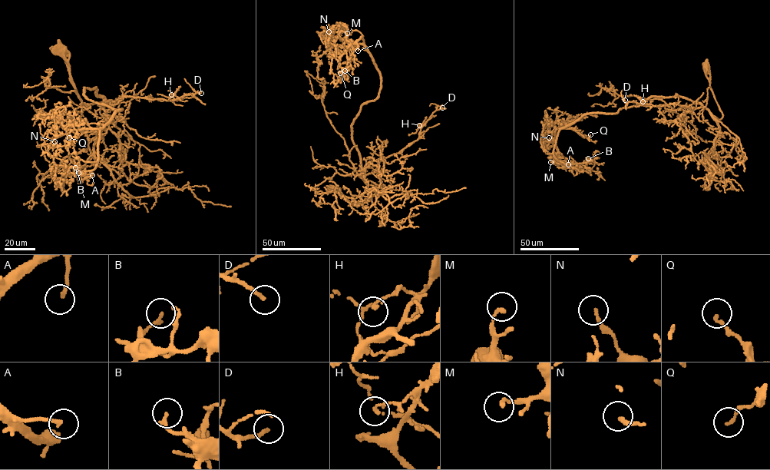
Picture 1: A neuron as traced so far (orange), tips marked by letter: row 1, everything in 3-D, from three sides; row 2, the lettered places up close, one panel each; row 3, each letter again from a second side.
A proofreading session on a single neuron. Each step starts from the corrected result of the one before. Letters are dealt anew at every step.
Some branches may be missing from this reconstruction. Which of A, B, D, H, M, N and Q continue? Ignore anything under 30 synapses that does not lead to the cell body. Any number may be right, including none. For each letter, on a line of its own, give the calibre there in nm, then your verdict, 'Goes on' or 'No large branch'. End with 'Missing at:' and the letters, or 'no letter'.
A: Thickness 190 nm. Goes on
B: Thickness 160 nm. No large branch
D: Thickness 190 nm. No large branch
H: Thickness 150 nm. No large branch
M: Thickness 180 nm. No large branch
N: Thickness 170 nm. No large branch
Q: Thickness 160 nm. No large branch
Missing at: A

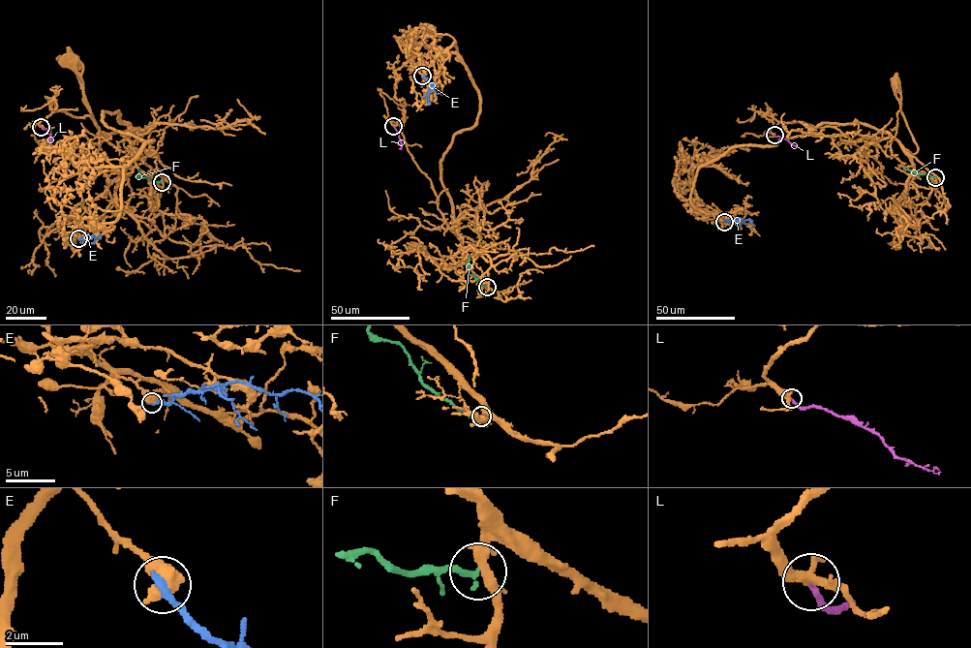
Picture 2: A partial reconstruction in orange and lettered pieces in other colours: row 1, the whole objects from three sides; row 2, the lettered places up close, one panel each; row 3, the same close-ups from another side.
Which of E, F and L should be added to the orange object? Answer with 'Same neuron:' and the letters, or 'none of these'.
Same neuron: L

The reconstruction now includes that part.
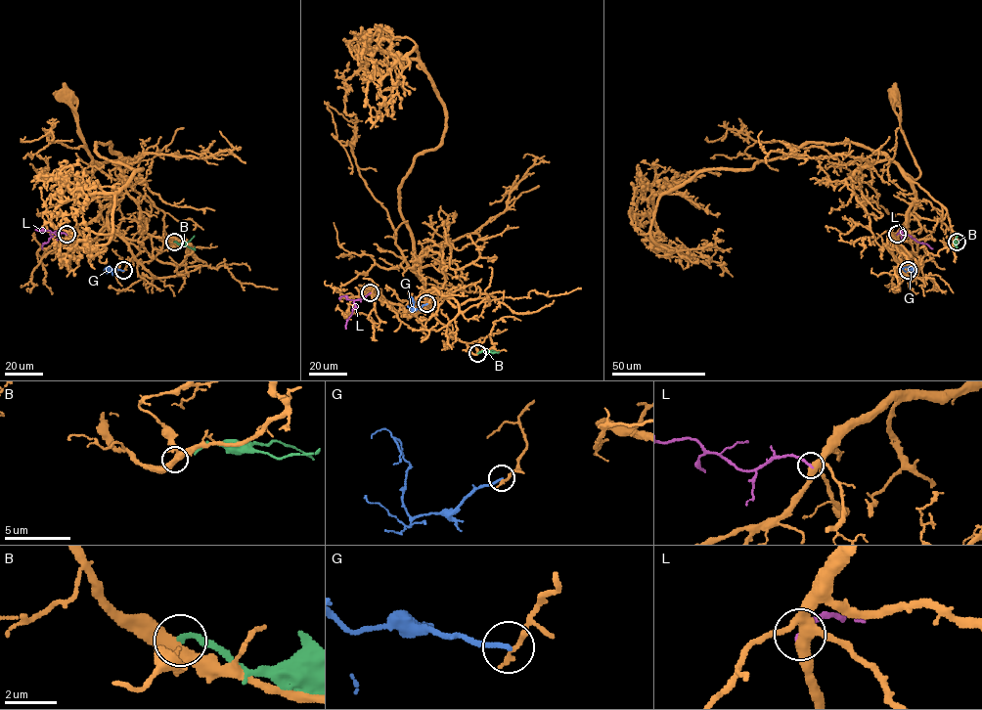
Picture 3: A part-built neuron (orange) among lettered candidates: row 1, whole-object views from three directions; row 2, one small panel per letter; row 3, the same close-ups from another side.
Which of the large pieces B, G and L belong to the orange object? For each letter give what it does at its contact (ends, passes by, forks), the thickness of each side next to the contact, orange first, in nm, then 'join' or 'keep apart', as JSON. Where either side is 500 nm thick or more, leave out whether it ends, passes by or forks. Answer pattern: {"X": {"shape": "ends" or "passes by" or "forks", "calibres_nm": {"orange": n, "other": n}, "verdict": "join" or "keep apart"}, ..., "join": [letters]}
{"B": {"shape": "ends", "calibres_nm": {"orange": 360, "other": 200}, "verdict": "keep apart"}, "G": {"shape": "ends", "calibres_nm": {"orange": 240, "other": 180}, "verdict": "keep apart"}, "L": {"shape": "ends", "calibres_nm": {"orange": 380, "other": 220}, "verdict": "keep apart"}, "join": []}

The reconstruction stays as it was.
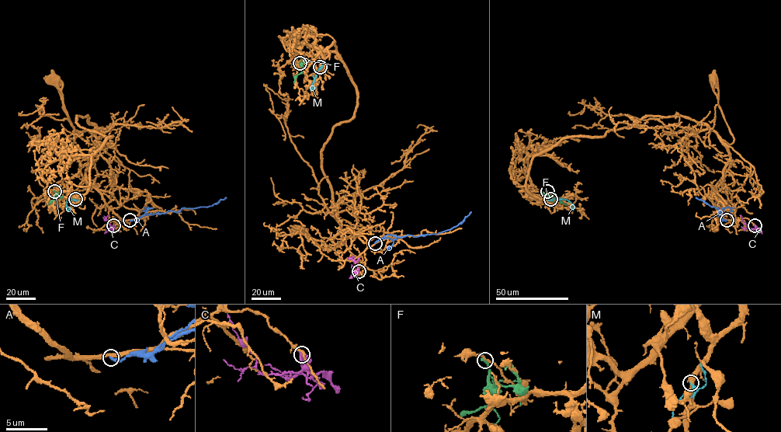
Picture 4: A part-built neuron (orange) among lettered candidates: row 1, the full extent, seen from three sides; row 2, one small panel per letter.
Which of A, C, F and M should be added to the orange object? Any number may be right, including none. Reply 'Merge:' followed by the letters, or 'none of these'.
Merge: none of these

